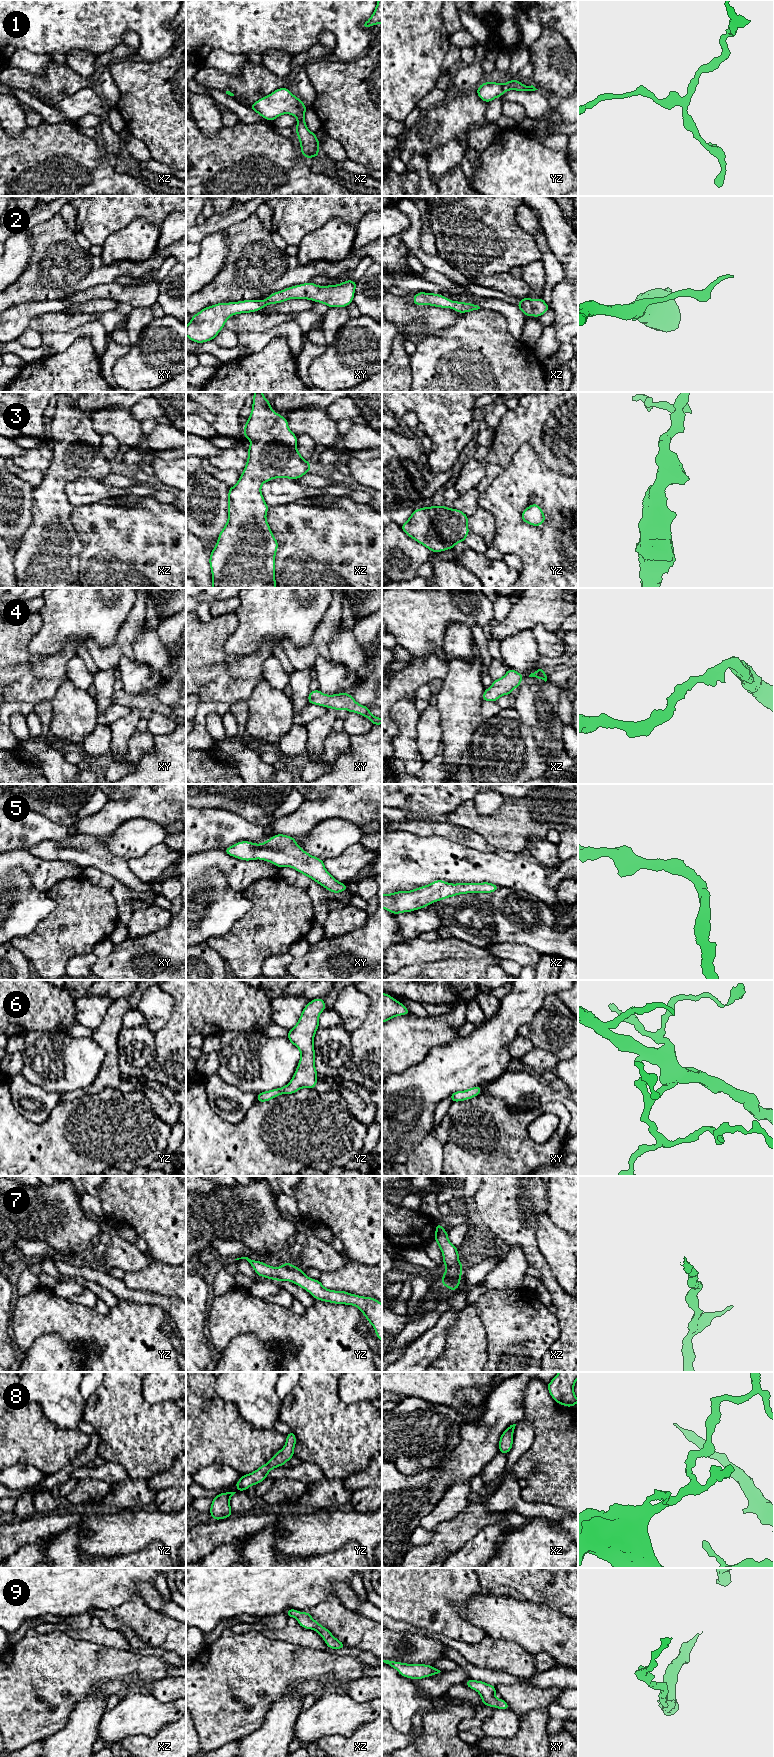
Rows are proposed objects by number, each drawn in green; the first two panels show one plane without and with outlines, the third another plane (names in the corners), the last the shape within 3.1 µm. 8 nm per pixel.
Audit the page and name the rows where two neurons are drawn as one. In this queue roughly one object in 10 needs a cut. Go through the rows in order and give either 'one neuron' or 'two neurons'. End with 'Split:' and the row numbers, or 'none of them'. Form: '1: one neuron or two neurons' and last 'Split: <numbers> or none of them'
1: one neuron
2: one neuron
3: one neuron
4: one neuron
5: one neuron
6: one neuron
7: one neuron
8: one neuron
9: one neuron
Split: none of them

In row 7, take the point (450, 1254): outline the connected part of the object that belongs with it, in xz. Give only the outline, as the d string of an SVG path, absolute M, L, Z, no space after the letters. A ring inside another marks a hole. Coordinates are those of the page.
M436 1223L435 1239L441 1249L443 1255L443 1264L447 1267L444 1271L441 1283L455 1291L461 1280L463 1265L459 1262L459 1253L457 1247L449 1242L448 1233L440 1225Z

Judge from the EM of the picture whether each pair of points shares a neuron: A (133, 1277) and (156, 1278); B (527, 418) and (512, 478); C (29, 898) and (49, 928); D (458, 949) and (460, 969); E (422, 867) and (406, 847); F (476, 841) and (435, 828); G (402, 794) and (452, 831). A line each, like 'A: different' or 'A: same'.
A: same
B: different
C: different
D: different
E: same
F: same
G: different

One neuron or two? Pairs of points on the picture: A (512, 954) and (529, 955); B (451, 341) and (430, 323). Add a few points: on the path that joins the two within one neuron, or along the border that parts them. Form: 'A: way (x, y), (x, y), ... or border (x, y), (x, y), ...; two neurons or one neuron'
A: way (516, 954), (525, 955); one neuron
B: border (457, 321), (449, 327), (425, 337), (418, 343); two neurons

